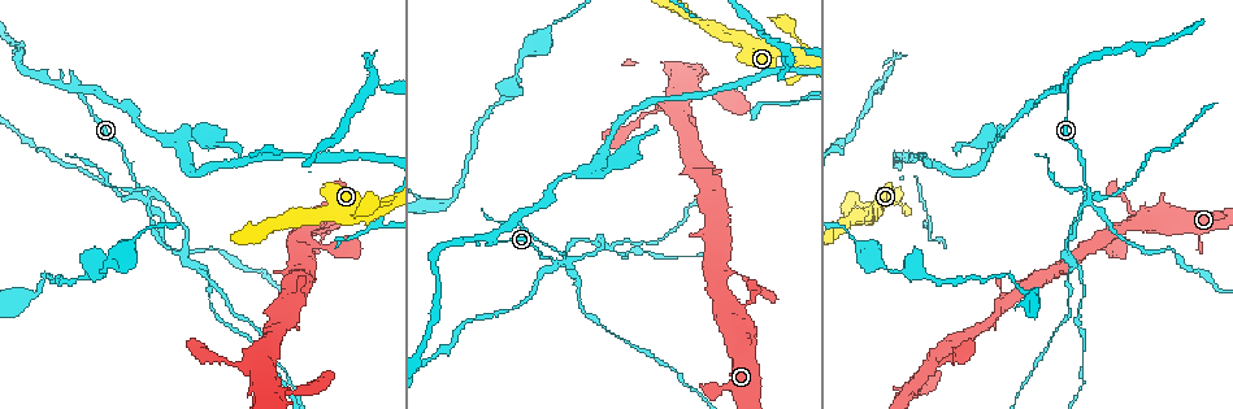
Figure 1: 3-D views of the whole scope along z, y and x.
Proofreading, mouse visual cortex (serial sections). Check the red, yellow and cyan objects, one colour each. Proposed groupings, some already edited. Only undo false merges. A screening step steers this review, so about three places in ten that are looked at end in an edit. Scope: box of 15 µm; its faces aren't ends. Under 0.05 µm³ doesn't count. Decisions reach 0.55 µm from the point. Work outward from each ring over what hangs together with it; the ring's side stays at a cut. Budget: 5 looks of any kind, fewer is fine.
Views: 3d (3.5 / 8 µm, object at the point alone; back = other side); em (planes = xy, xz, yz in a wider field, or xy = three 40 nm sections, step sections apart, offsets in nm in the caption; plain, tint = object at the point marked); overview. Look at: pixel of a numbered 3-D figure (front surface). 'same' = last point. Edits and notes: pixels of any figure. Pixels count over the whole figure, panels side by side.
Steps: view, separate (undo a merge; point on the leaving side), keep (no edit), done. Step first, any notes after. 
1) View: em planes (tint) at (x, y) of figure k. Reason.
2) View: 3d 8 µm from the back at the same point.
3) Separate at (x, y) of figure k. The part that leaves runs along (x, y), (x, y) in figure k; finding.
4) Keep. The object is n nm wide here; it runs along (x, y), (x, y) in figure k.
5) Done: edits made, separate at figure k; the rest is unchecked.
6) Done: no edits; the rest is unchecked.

View: 3d 3.5 µm at (855, 201) of figure 1. Abrupt turn.

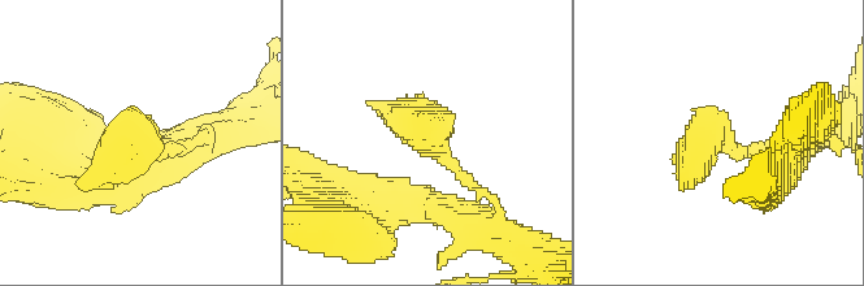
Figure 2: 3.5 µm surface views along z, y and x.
View: em xy step 3 (tint) at (715, 129) of figure 2.

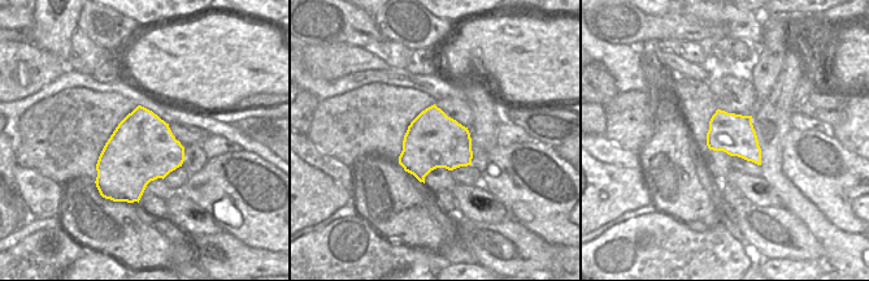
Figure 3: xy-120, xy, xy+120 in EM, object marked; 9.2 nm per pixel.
Keep. It runs along (487, 195), (420, 125), (376, 105) in figure 2; continuous, no second cell.

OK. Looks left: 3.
View: 3d 8 µm at (147, 197) of figure 1. Abrupt turn.

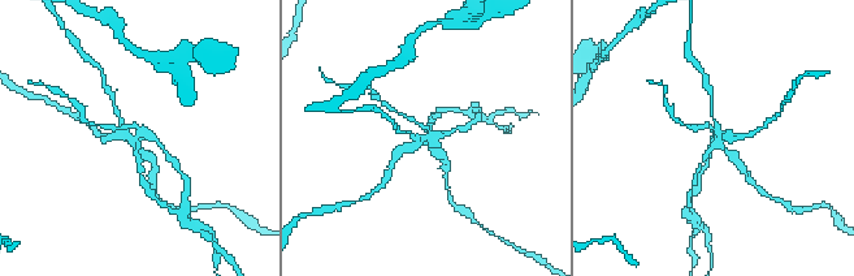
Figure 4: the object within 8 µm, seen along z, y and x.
View: 3d 3.5 µm at (423, 135) of figure 4. Zoom in.

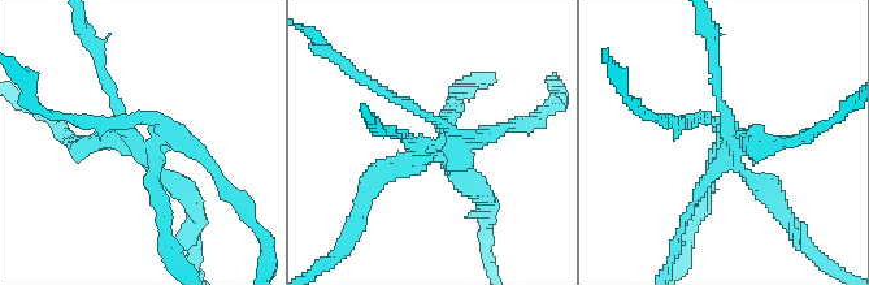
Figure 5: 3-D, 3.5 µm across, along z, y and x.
Separate at (477, 133) of figure 5. The part that leaves runs along (439, 143), (478, 141), (526, 121) in figure 5; a second cell is stuck on.

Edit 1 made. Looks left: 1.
Done: edits made, separate at figure 5; the rest is unchecked.

